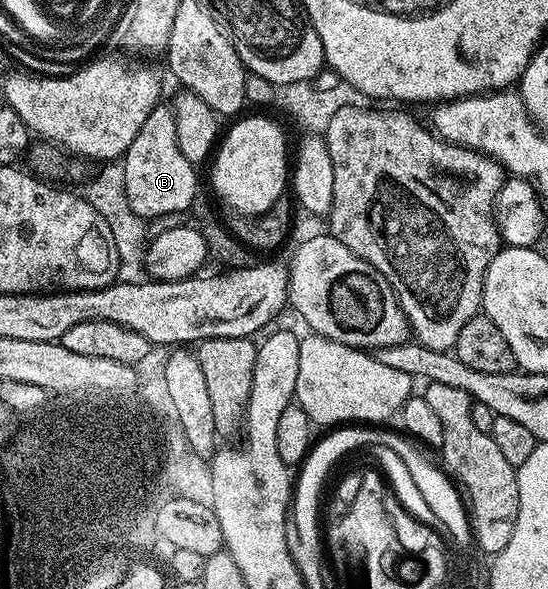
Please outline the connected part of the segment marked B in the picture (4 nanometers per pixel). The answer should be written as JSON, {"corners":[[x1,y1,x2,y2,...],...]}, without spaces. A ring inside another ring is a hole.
{"corners":[[171,106,155,107,150,117,146,117,142,129,138,129,138,137,130,141,127,151,122,156,126,197,134,213,145,221,160,219,163,215,176,215,179,211,187,212,198,190,197,168,190,161,186,161,186,157,182,157,182,149,178,149,175,116]]}

